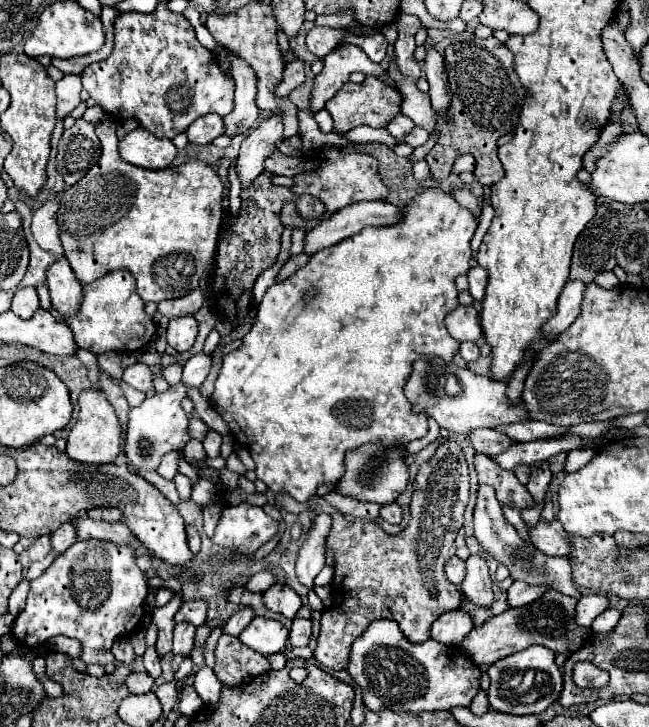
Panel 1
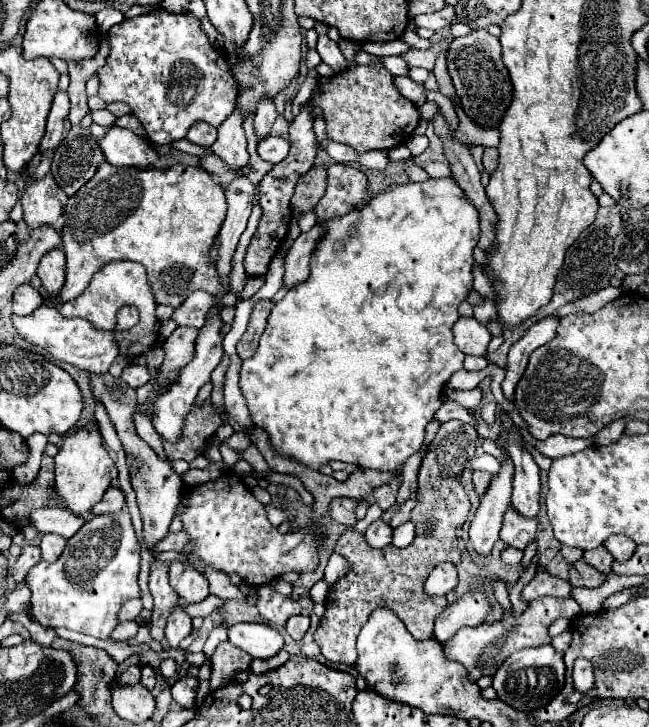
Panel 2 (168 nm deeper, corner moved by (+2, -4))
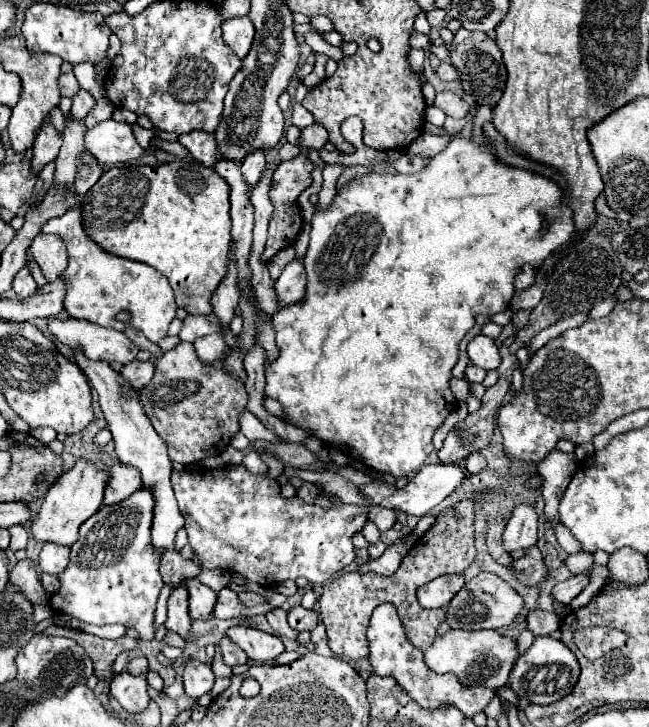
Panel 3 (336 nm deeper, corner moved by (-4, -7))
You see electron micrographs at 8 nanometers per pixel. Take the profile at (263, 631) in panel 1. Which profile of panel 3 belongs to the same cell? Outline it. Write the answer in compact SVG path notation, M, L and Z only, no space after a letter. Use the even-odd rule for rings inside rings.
M235 626L227 630L227 636L249 656L249 660L263 664L275 660L281 652L285 652L285 646L279 636L249 628L249 626Z

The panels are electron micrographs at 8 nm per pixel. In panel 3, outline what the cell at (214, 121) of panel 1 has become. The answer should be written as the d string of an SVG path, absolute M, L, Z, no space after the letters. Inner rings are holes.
M193 130L189 134L181 134L179 142L199 160L203 166L213 166L217 162L217 138L205 130Z

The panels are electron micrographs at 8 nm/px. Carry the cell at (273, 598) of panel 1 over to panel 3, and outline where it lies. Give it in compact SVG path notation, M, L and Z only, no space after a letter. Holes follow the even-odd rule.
M273 608L271 612L267 612L267 620L269 620L271 628L273 628L277 634L287 636L287 638L291 638L291 640L297 638L297 632L287 624L287 610L283 610L283 608Z

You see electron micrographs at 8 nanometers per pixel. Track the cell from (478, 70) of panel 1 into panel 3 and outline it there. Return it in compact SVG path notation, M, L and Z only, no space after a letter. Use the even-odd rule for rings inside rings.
M461 28L449 46L449 56L451 56L451 64L461 72L461 86L465 94L469 94L477 102L477 106L489 106L493 110L507 82L507 68L503 64L497 42L483 32L471 32Z

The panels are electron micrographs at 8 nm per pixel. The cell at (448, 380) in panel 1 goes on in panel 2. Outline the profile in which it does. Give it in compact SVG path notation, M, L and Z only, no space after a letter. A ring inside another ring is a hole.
M475 387L471 391L451 391L451 389L445 389L441 399L443 399L443 403L457 401L459 405L463 405L467 409L477 409L481 405L481 389L479 387Z

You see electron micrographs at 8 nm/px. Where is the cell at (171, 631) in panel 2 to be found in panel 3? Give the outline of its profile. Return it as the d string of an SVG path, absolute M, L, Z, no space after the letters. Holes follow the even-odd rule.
M185 586L177 588L171 592L169 602L167 602L167 622L165 626L173 632L177 632L181 638L187 638L191 630L191 618L189 618L189 608L187 608L187 590Z

